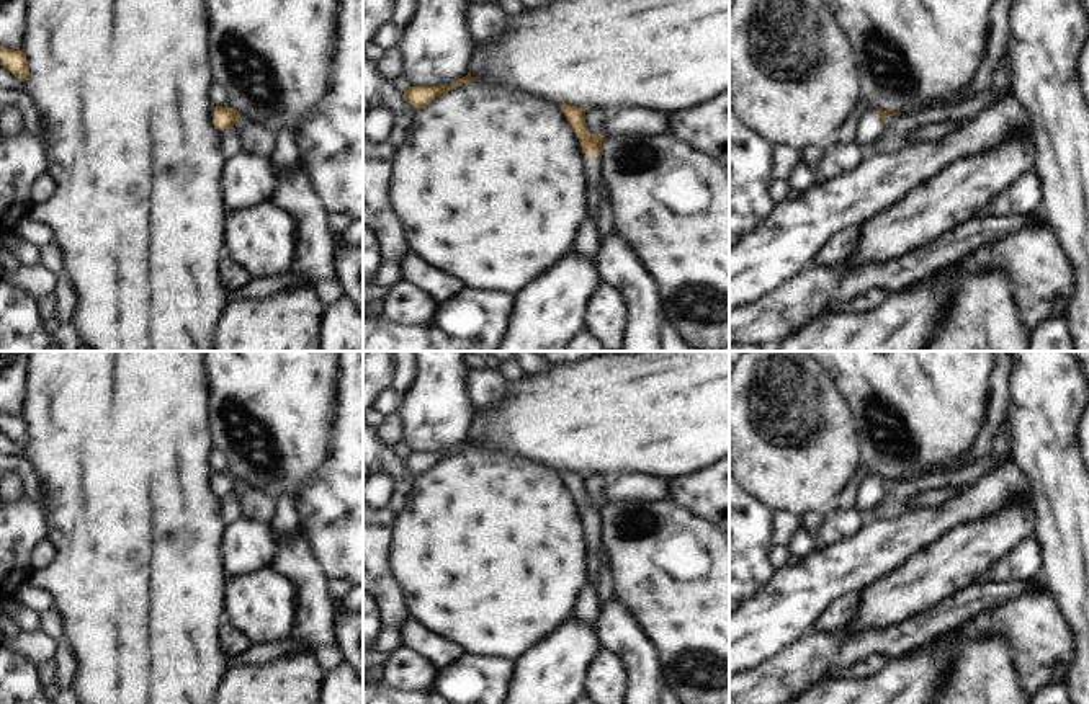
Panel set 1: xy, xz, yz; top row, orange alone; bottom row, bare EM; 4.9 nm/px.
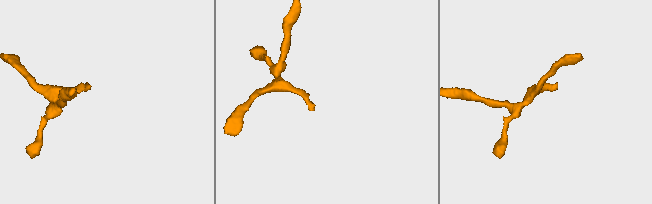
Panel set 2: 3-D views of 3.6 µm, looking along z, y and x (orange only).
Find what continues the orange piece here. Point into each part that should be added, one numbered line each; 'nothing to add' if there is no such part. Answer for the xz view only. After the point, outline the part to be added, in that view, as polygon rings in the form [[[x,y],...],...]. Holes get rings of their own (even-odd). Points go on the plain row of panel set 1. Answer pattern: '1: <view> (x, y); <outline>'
1: xz (592, 531); [[[582,518],[582,528],[585,532],[589,564],[587,564],[587,580],[589,583],[597,583],[600,575],[600,547],[603,546],[603,532],[600,523],[587,523]]]

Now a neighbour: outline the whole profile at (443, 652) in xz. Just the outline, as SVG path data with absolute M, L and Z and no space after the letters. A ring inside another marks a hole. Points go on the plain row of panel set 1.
M415 617L407 622L406 647L414 647L425 653L440 670L448 668L468 655L468 652L459 644L432 632Z

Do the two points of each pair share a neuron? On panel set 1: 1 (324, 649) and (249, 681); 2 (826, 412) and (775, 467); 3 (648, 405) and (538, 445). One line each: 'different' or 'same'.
1: different
2: same
3: same

